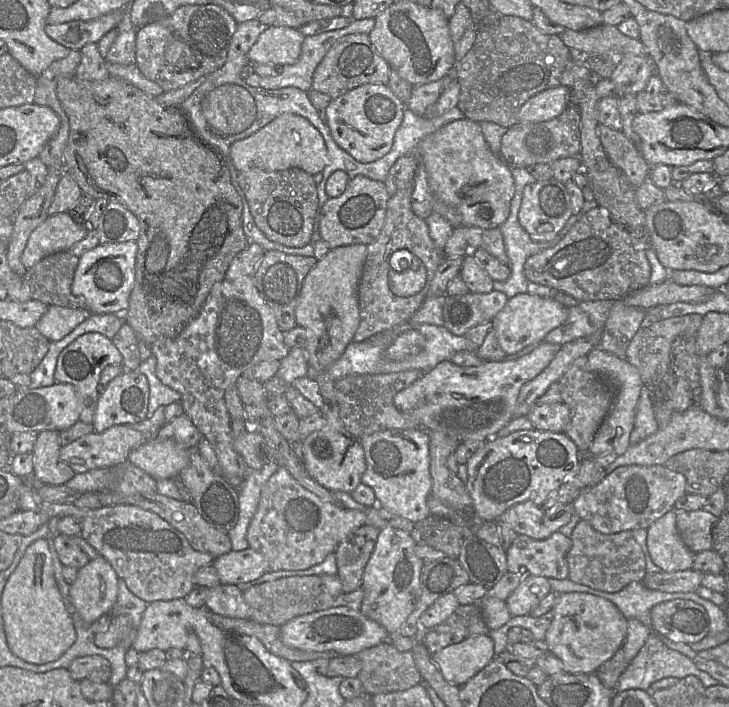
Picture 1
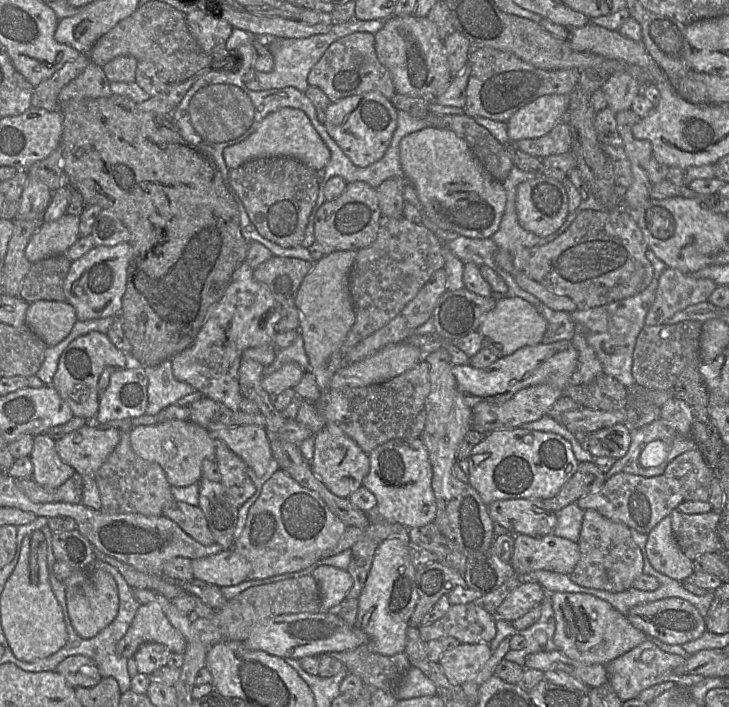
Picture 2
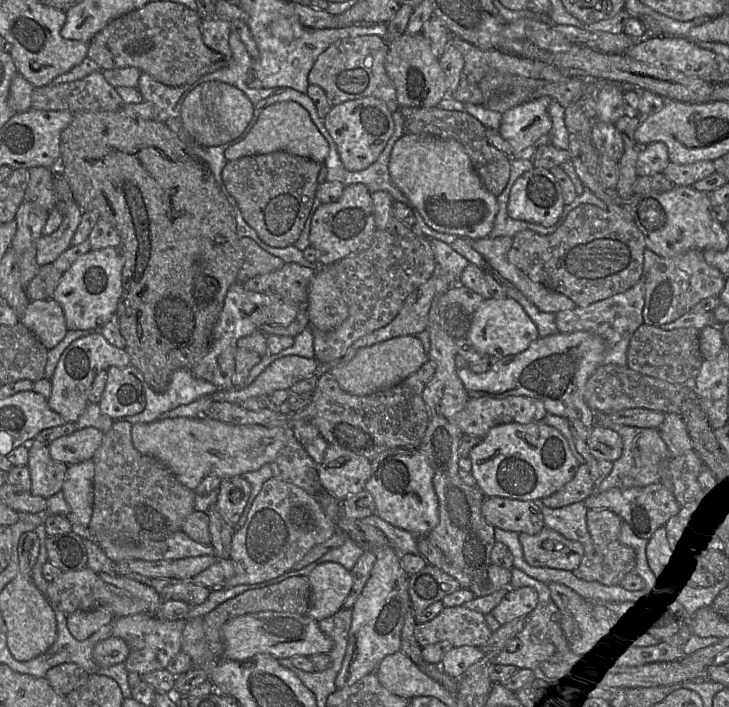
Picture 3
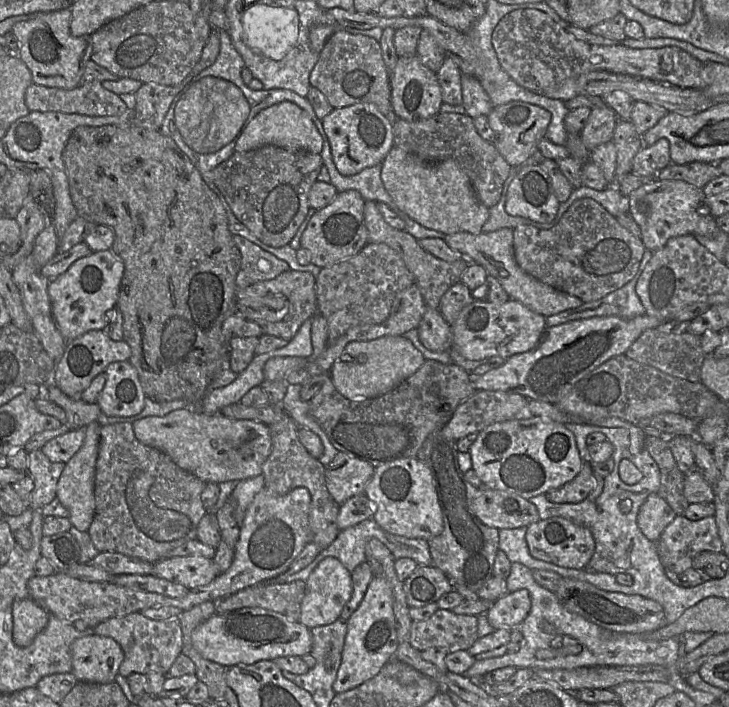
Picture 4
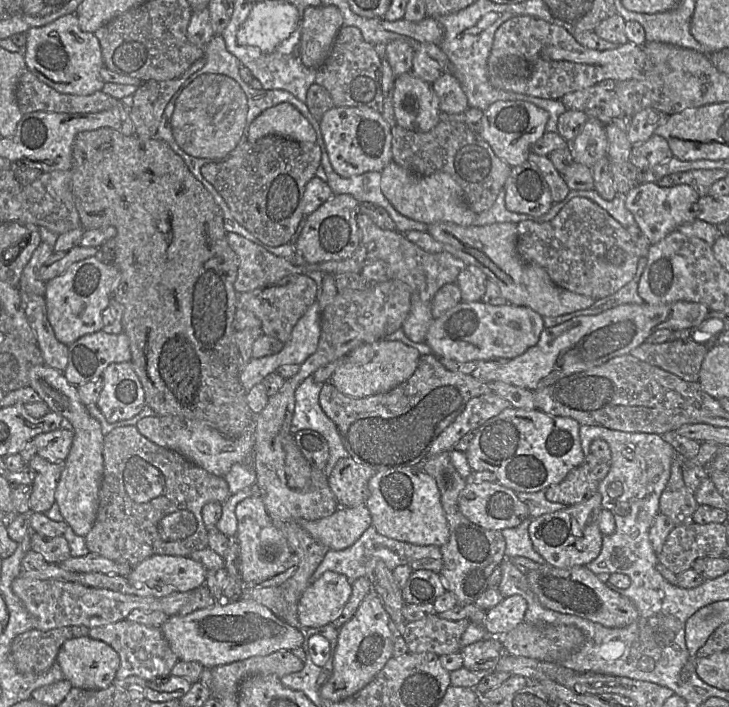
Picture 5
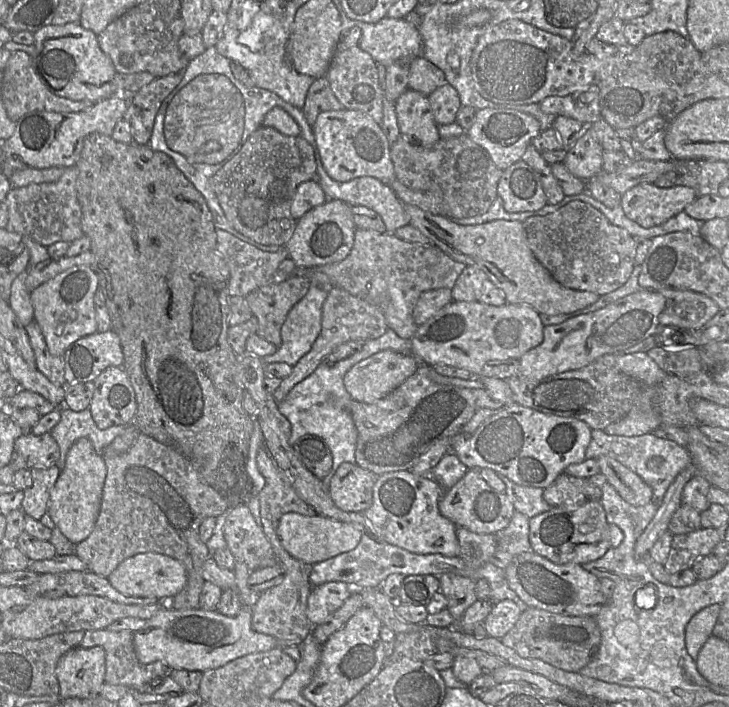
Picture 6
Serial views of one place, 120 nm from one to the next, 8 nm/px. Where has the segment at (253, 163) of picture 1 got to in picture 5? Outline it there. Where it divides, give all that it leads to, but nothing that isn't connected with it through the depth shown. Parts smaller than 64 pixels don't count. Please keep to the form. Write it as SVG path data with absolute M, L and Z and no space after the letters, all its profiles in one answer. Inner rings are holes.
M280 103L258 115L250 124L248 143L262 137L276 135L300 142L315 143L316 132L309 121L290 103Z

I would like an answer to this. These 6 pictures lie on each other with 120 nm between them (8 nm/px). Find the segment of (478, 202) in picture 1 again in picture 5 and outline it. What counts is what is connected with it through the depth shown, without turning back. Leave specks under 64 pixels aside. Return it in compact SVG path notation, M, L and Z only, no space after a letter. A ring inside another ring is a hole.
M392 160L380 173L382 193L403 216L428 225L436 222L447 222L470 226L478 215L464 201L464 193L461 186L446 172L437 172L429 176L418 176L402 168Z

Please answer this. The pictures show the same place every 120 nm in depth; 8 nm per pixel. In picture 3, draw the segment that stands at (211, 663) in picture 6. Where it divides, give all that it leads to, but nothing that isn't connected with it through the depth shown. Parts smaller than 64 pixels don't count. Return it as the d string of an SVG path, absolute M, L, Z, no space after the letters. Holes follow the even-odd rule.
M275 611L251 613L229 620L222 628L222 638L222 657L234 661L245 661L259 653L269 654L277 659L328 654L333 647L332 639L307 614Z

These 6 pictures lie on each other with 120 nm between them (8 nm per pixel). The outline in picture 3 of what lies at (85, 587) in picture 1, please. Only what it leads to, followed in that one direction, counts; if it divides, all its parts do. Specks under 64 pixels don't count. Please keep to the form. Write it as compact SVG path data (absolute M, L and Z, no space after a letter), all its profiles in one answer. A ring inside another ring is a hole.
M108 608L76 611L67 615L67 626L75 639L83 641L104 625L109 624L114 617L113 612Z

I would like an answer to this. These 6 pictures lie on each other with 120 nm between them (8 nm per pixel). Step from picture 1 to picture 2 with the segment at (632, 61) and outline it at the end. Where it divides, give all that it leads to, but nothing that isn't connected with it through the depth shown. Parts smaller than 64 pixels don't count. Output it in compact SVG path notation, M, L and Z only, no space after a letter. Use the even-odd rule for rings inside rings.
M616 72L611 74L607 82L601 87L608 107L618 113L630 109L633 100L641 94L643 85L630 72Z

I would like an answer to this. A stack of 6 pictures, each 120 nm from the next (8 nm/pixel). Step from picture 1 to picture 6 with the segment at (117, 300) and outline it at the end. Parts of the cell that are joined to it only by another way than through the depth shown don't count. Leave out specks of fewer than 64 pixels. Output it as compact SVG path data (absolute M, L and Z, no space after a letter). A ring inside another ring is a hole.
M75 266L41 284L30 293L33 319L44 336L49 352L63 356L75 341L97 332L94 296L99 280L90 266Z

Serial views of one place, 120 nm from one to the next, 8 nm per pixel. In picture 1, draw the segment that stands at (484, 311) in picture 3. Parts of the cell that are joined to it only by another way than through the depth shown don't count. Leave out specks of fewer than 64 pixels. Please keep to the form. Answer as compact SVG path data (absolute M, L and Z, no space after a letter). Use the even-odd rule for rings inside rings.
M521 293L509 298L505 306L492 320L492 331L505 354L514 355L529 346L536 346L553 329L568 317L569 307L553 297L542 297L531 293Z

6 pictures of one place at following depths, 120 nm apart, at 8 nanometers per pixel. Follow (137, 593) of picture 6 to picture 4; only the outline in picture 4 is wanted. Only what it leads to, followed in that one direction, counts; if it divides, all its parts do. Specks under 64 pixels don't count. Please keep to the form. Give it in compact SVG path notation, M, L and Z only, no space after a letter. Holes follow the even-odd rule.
M186 556L165 558L154 563L152 575L192 590L212 582L219 575L219 571L211 559Z

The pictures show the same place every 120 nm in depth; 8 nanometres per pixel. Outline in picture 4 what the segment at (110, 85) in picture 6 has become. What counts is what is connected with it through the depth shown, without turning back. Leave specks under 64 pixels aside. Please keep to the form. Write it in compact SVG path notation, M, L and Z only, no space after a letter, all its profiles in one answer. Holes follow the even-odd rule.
M70 8L66 9L60 9L50 12L42 12L42 13L29 13L29 14L36 14L36 16L33 19L27 20L27 21L20 21L17 22L11 32L17 37L19 41L19 50L18 50L18 56L21 58L21 60L27 65L29 70L31 71L33 82L38 85L43 85L47 87L55 87L55 88L63 88L63 89L73 89L78 87L82 83L82 76L86 67L86 64L91 60L91 55L93 51L93 42L92 42L92 36L91 35L83 35L80 37L75 37L70 32L70 24L72 21L72 13Z

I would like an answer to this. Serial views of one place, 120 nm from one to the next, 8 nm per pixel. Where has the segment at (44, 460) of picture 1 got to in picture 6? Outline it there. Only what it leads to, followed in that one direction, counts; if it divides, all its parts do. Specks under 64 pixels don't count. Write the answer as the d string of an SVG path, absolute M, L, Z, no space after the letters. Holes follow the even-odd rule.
M56 464L48 468L31 468L32 484L24 490L20 508L26 515L40 520L48 512L50 492L60 472Z

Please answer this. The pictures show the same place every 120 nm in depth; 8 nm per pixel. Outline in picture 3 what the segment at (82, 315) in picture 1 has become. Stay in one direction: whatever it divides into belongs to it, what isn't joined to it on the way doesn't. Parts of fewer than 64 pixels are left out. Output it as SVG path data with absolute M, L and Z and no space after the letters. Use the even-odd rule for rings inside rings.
M54 299L30 301L21 323L48 349L55 347L67 334L64 312Z

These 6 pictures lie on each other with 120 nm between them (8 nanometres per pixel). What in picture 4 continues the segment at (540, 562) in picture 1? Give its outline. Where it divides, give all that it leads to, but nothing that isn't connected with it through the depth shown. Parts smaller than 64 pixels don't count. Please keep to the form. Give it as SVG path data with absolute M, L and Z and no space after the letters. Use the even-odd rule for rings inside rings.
M551 517L530 524L525 537L532 557L564 568L586 569L595 552L592 532L563 517Z

